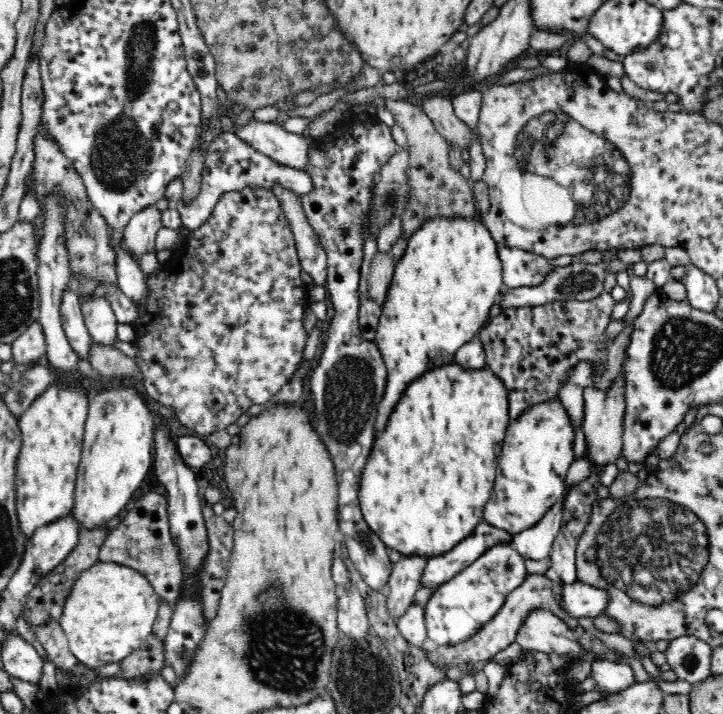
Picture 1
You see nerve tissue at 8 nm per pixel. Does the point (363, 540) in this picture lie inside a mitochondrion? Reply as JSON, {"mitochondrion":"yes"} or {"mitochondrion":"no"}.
{"mitochondrion":"yes"}

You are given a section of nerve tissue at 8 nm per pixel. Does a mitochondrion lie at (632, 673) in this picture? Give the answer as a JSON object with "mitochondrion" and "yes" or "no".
{"mitochondrion":"no"}

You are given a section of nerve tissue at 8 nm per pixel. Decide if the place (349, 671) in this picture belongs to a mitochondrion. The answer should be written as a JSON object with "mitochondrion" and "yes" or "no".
{"mitochondrion":"yes"}

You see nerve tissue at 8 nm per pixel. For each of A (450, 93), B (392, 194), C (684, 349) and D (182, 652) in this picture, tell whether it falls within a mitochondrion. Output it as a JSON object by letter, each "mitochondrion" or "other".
{"A":"other","B":"mitochondrion","C":"mitochondrion","D":"mitochondrion"}

